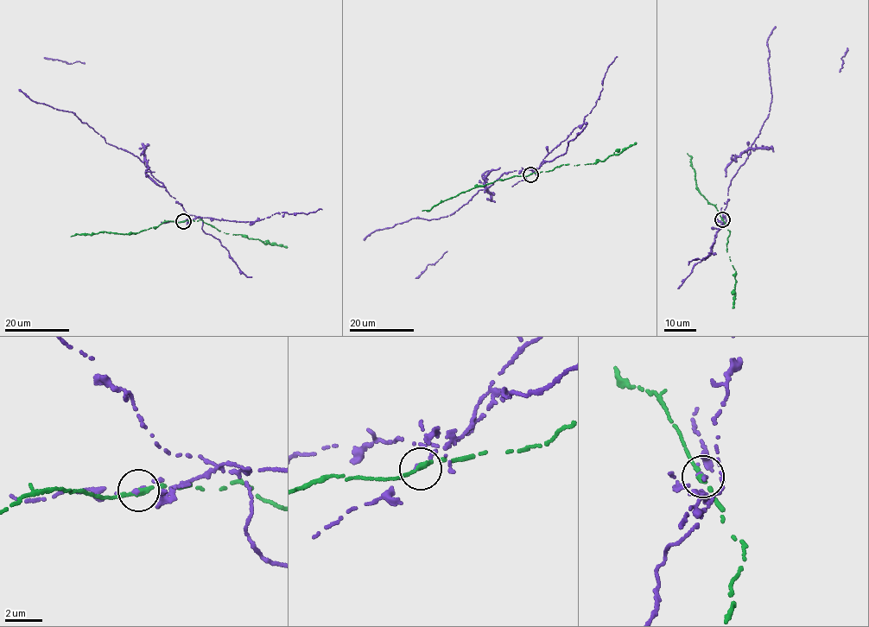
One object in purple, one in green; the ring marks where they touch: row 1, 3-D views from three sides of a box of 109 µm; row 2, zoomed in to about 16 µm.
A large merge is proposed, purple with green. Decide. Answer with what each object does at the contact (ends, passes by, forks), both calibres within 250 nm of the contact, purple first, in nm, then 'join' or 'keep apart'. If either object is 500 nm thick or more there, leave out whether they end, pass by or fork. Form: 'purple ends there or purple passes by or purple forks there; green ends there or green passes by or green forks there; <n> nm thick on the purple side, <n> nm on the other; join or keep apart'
purple ends there; green passes by; 170 nm thick on the purple side, 240 nm on the other; keep apart

